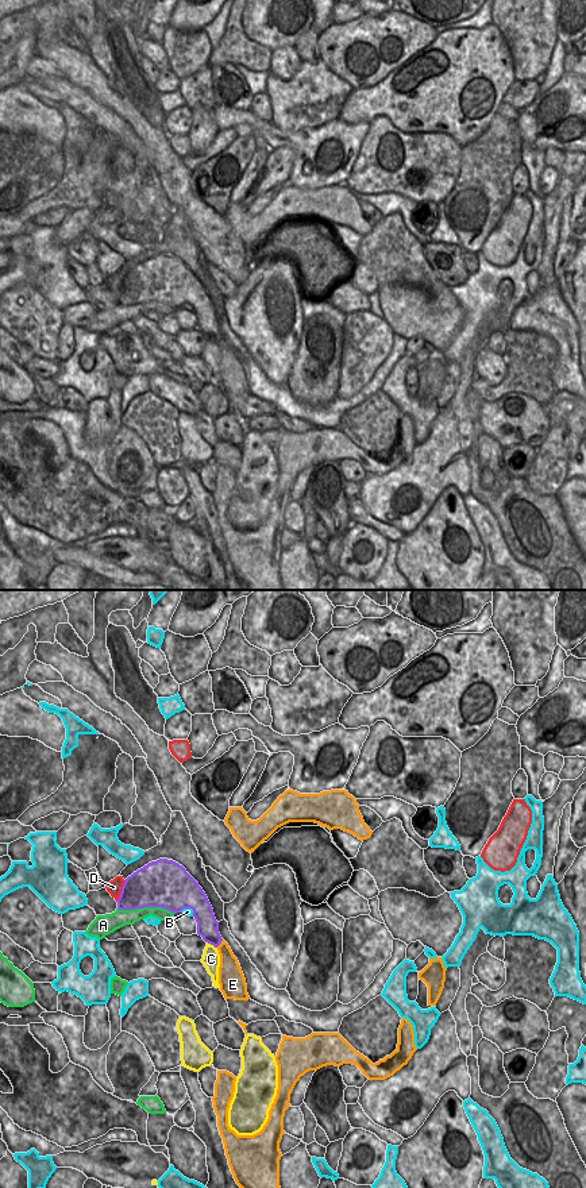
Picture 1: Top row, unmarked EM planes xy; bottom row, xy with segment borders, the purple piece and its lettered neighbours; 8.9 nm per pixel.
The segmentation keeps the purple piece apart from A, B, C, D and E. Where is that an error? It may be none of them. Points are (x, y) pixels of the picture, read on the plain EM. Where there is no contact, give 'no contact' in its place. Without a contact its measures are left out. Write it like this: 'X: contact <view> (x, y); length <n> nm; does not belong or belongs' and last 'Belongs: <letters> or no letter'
A: contact xy (146, 301); length 500 nm; does not belong
B: contact xy (189, 303); length 140 nm; does not belong
C: contact xy (212, 339); length 120 nm; does not belong
D: contact xy (122, 286); length 220 nm; does not belong
E: contact xy (219, 339); length 100 nm; does not belong
Belongs: no letter

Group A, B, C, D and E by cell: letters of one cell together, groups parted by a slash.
A / B / C / D / E

